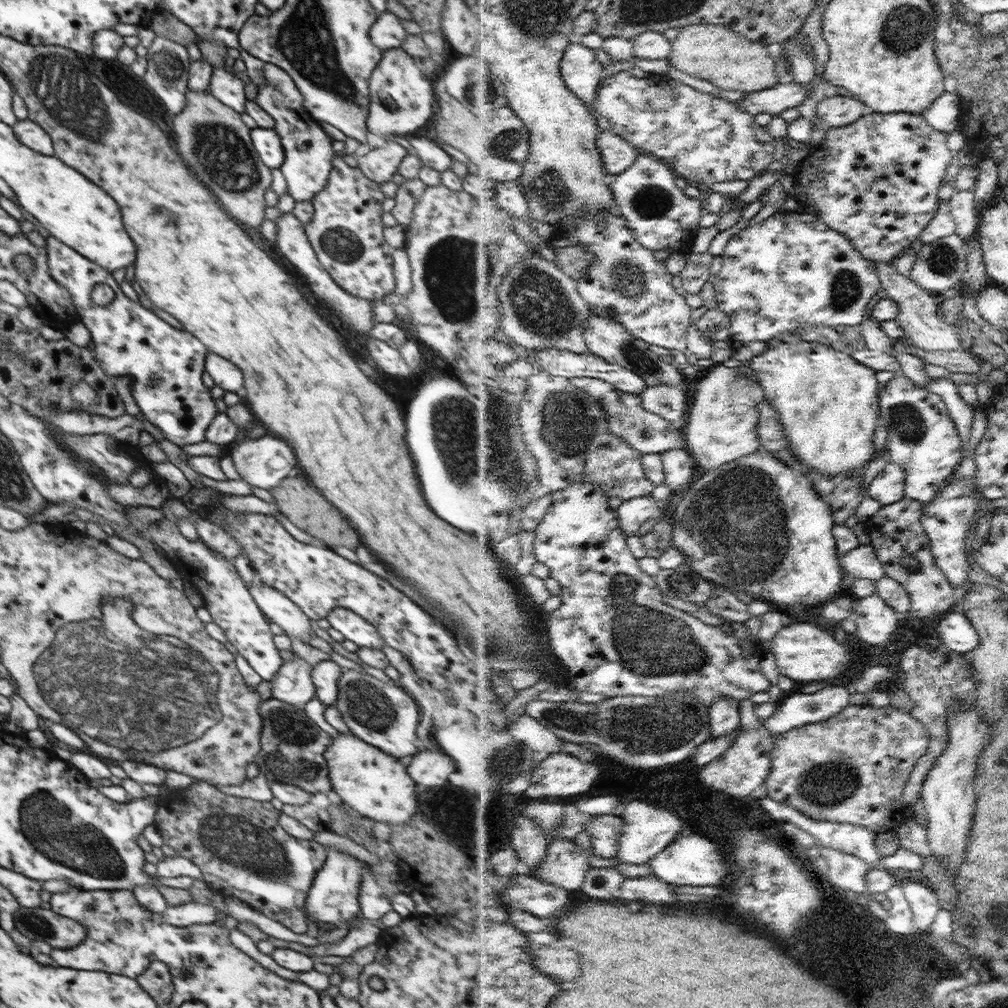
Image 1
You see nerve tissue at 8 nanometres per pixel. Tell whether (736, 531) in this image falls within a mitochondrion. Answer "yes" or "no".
yes

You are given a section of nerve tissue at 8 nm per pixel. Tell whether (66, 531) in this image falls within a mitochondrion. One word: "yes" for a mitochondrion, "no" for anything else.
no

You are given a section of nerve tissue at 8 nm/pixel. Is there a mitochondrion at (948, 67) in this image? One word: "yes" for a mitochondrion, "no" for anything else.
no

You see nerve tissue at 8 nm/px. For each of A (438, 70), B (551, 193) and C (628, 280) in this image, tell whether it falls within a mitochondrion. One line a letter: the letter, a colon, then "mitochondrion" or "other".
A: other
B: mitochondrion
C: mitochondrion

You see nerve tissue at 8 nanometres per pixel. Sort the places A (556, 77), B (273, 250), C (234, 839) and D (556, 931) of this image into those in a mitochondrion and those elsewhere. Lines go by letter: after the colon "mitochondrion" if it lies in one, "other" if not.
A: other
B: other
C: mitochondrion
D: other

